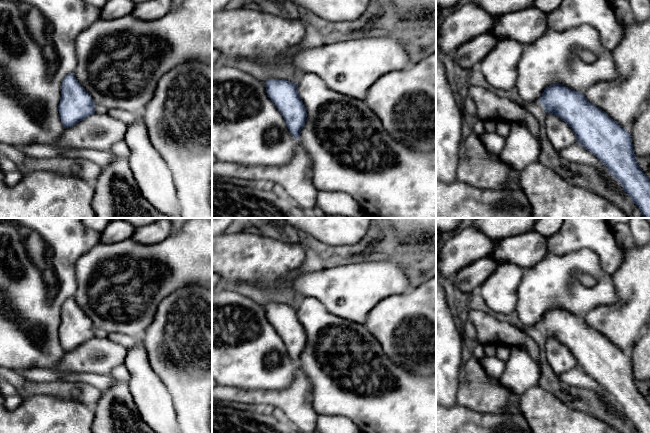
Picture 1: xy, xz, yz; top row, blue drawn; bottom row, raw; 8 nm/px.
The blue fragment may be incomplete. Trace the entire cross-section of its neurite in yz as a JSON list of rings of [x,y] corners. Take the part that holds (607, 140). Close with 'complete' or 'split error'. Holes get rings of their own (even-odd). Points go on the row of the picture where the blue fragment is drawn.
[[[561,84],[547,87],[539,102],[547,114],[554,114],[569,125],[577,137],[577,142],[597,157],[622,184],[623,190],[639,208],[643,217],[650,218],[650,181],[637,163],[631,134],[611,119],[607,113],[591,104],[584,93]]] | complete

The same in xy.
[[[74,73],[68,74],[61,84],[58,105],[59,117],[65,128],[69,128],[95,113],[91,95],[79,84]]] | complete

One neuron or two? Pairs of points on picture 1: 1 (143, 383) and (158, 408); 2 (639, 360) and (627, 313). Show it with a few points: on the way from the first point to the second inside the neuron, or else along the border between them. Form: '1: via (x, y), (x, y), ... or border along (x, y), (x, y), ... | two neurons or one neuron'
1: via (147, 389), (154, 402) | one neuron
2: border along (639, 337), (632, 348) | two neurons

